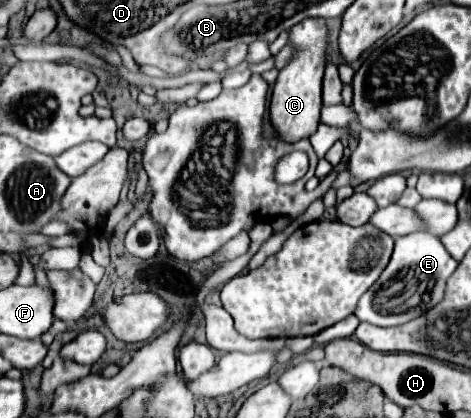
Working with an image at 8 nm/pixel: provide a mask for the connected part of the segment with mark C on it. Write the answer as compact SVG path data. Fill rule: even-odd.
M306 19L288 29L288 45L294 47L292 57L286 67L278 73L272 99L270 99L270 119L280 139L298 141L310 137L320 123L322 109L322 77L326 67L326 47L328 47L328 25L322 19Z

